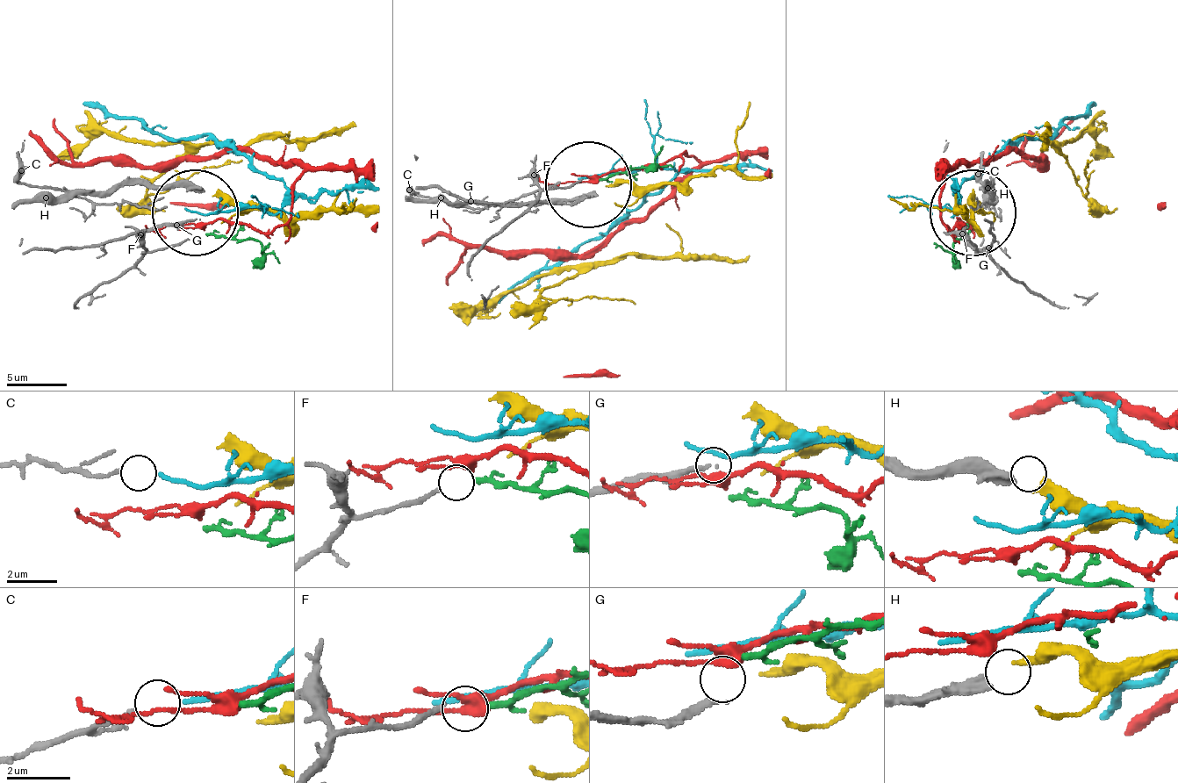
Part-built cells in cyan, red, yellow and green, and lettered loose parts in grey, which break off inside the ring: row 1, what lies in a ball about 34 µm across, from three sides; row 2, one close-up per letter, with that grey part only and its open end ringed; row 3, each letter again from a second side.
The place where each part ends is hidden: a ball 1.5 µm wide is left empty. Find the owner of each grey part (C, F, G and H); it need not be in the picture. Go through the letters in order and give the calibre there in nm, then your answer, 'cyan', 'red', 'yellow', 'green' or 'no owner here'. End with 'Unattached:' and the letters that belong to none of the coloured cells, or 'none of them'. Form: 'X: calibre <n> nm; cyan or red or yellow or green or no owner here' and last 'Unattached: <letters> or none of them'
C: calibre 130 nm; cyan
F: calibre 130 nm; green
G: calibre 140 nm; no owner here
H: calibre 380 nm; yellow
Unattached: G

